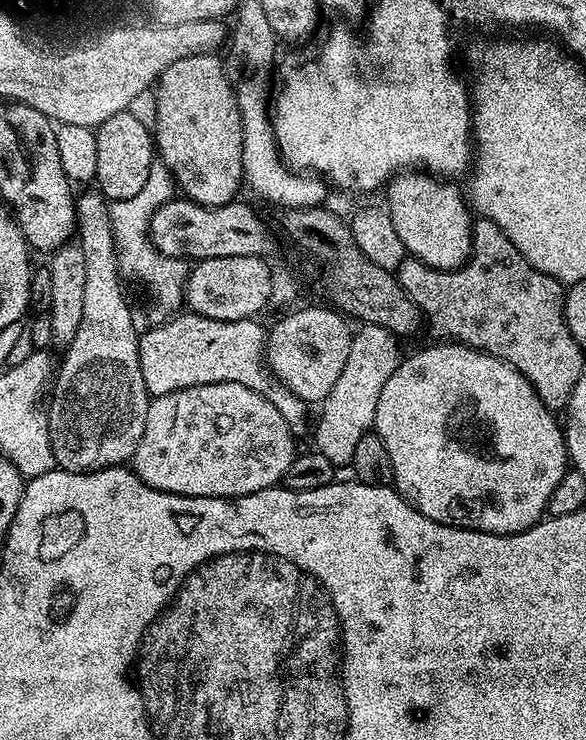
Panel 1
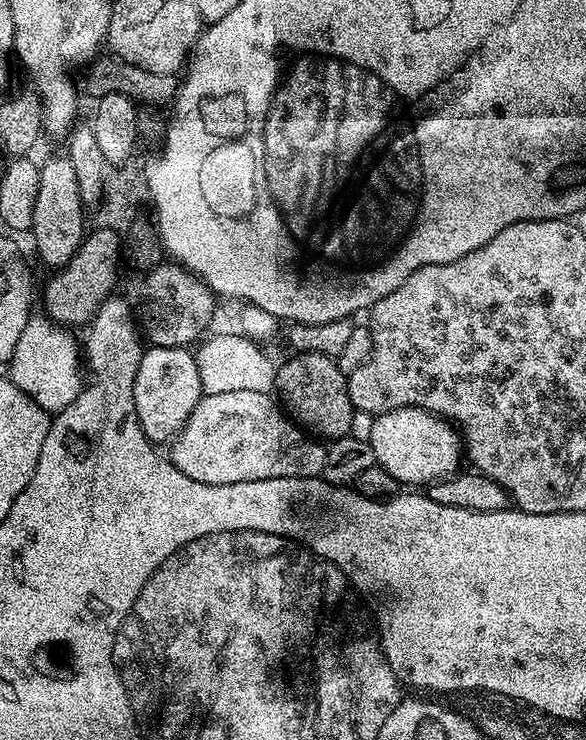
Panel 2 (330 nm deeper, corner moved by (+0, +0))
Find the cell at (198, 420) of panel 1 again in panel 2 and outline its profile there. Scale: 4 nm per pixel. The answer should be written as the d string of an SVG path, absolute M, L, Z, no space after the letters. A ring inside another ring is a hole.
M233 390L231 394L201 395L198 406L186 418L186 426L170 441L172 464L186 478L207 484L233 484L234 482L262 482L270 478L291 476L319 477L324 470L327 447L297 426L286 415L283 407L269 393L258 390Z

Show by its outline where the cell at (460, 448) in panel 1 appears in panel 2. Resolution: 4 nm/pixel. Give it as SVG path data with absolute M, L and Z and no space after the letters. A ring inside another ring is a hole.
M399 408L375 417L368 445L374 450L376 464L404 486L427 486L434 480L455 476L462 468L462 444L457 429L425 408Z

